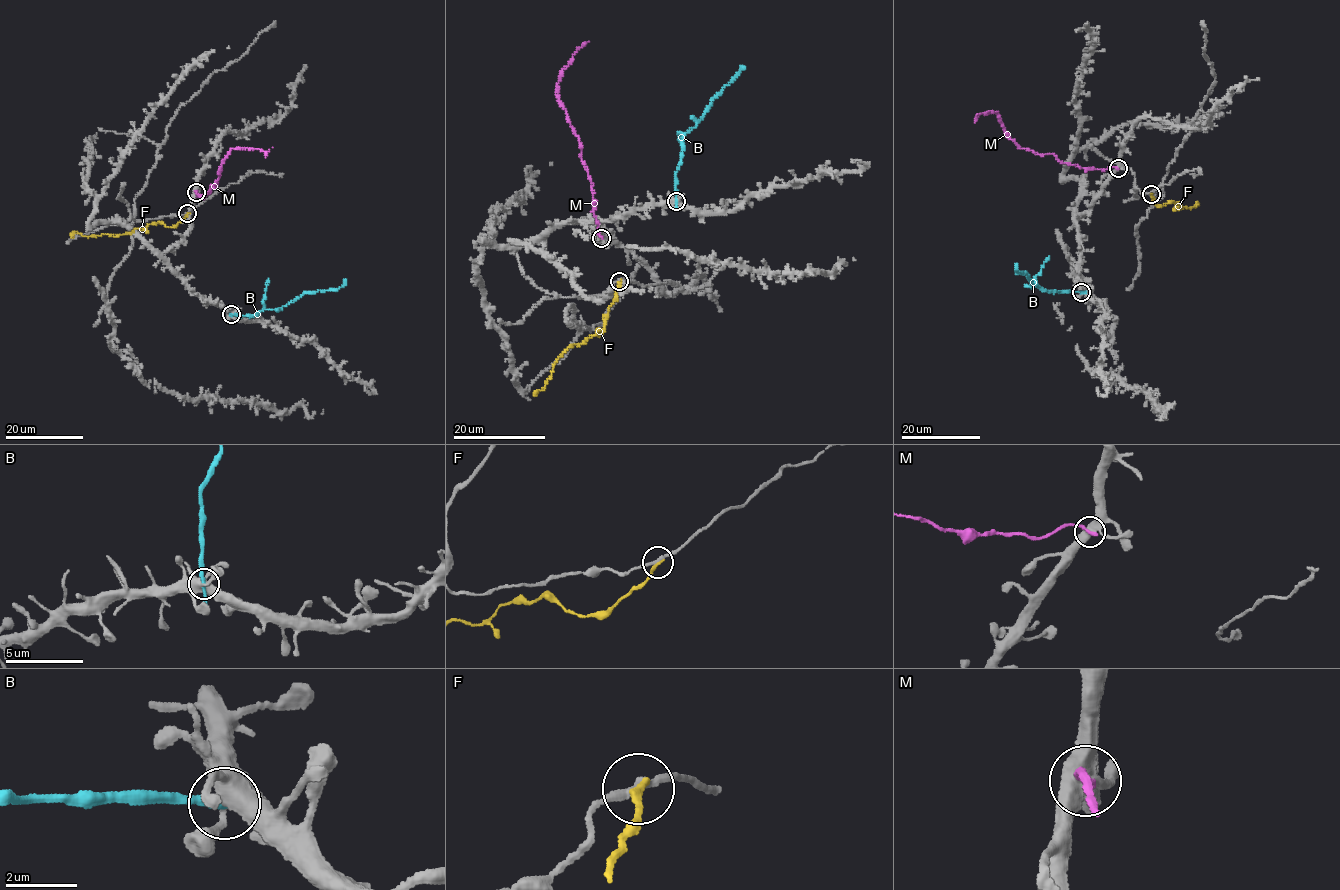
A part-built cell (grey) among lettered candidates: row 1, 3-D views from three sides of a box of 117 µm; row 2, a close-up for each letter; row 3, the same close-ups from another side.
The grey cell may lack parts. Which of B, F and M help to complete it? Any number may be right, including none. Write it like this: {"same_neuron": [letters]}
{"same_neuron": []}

